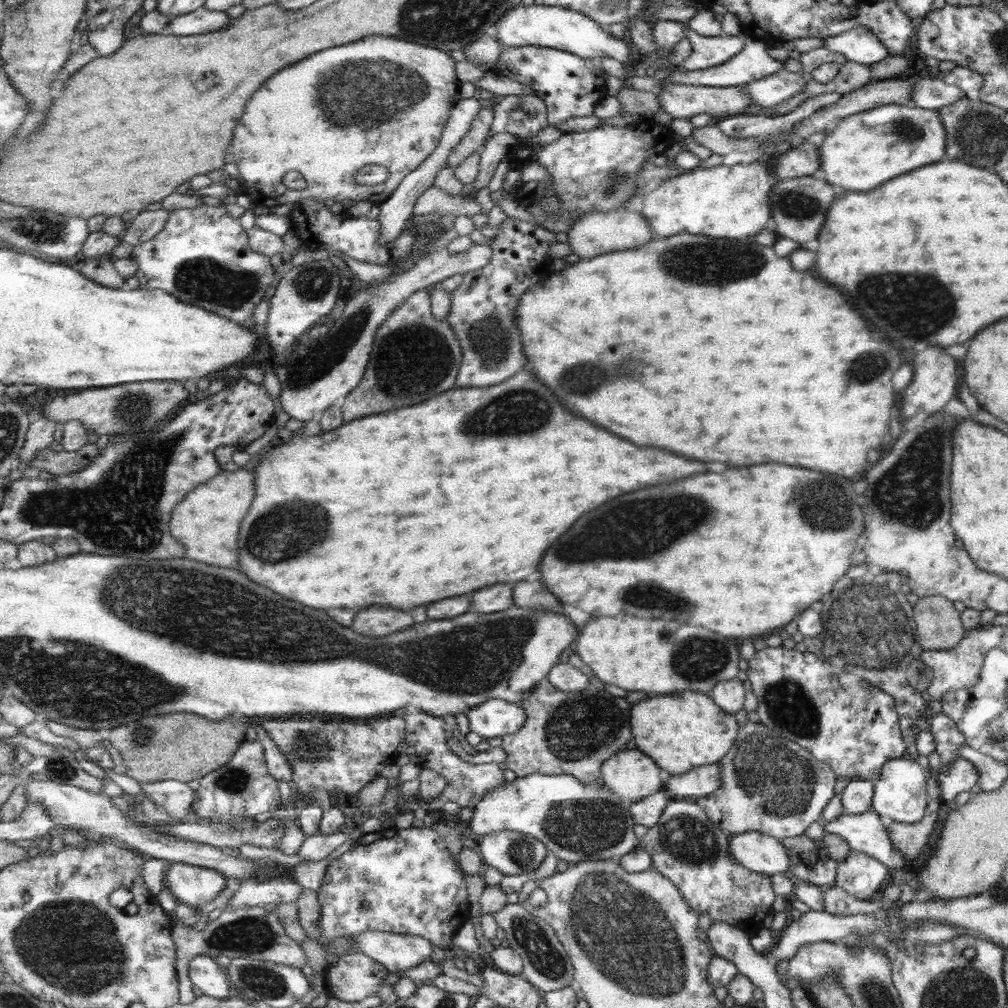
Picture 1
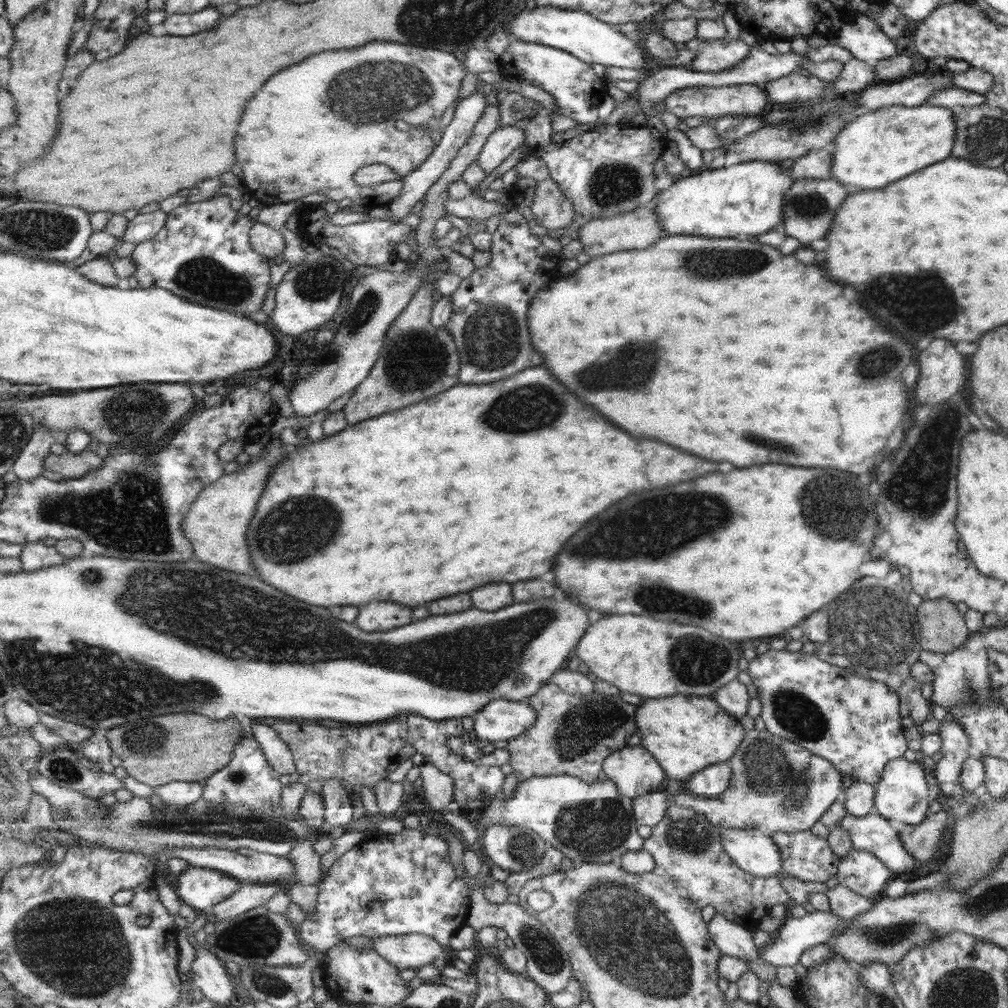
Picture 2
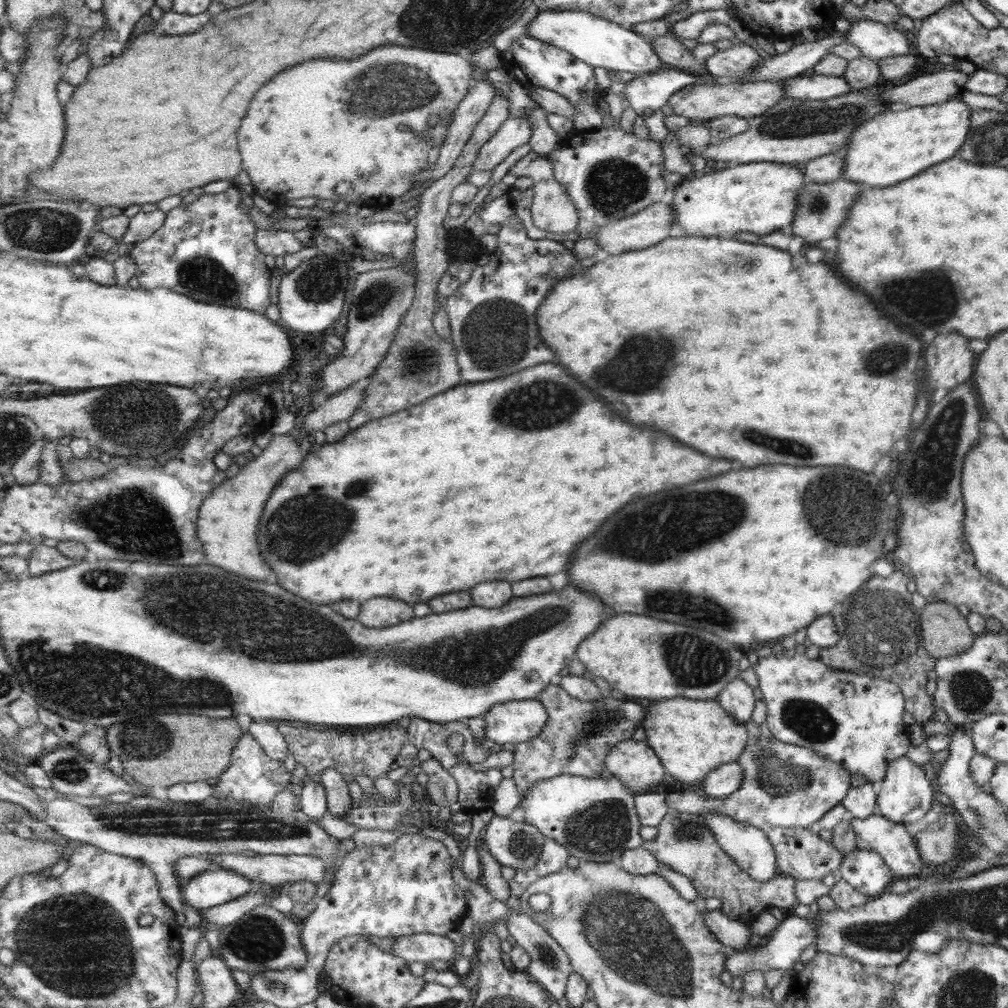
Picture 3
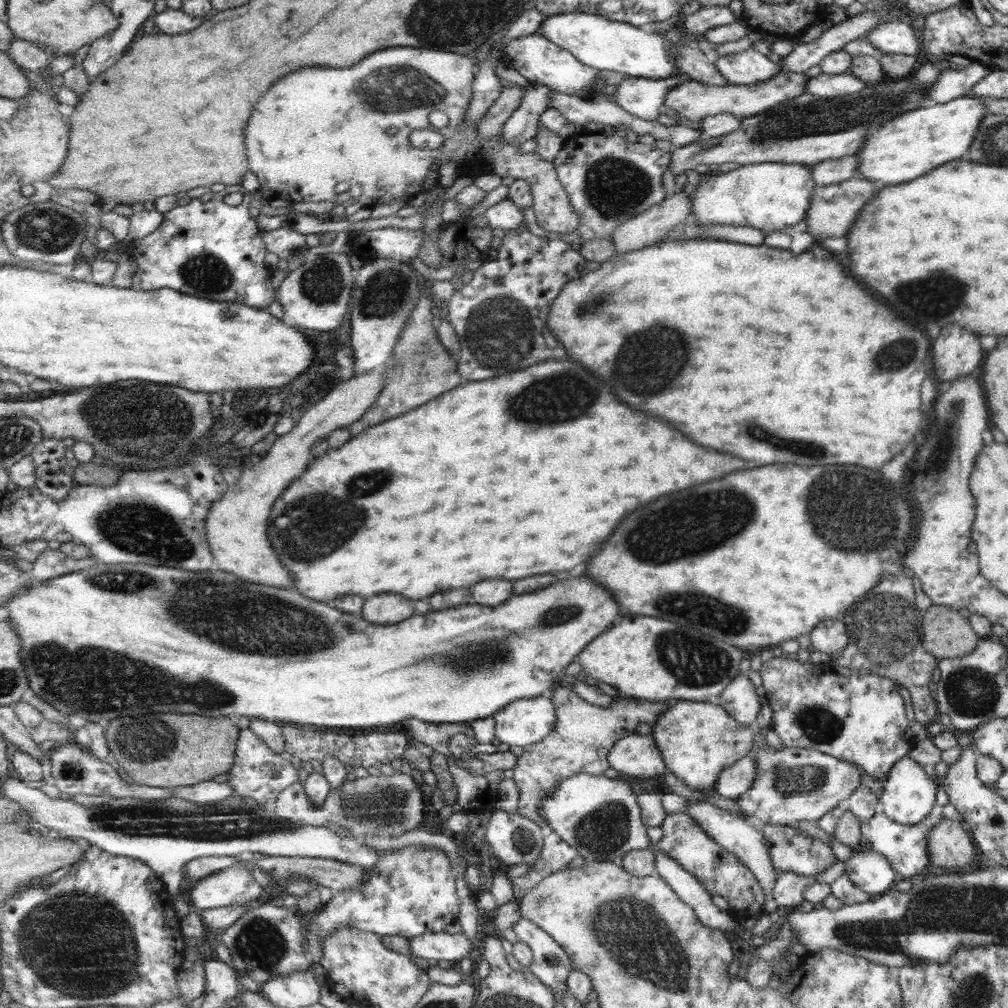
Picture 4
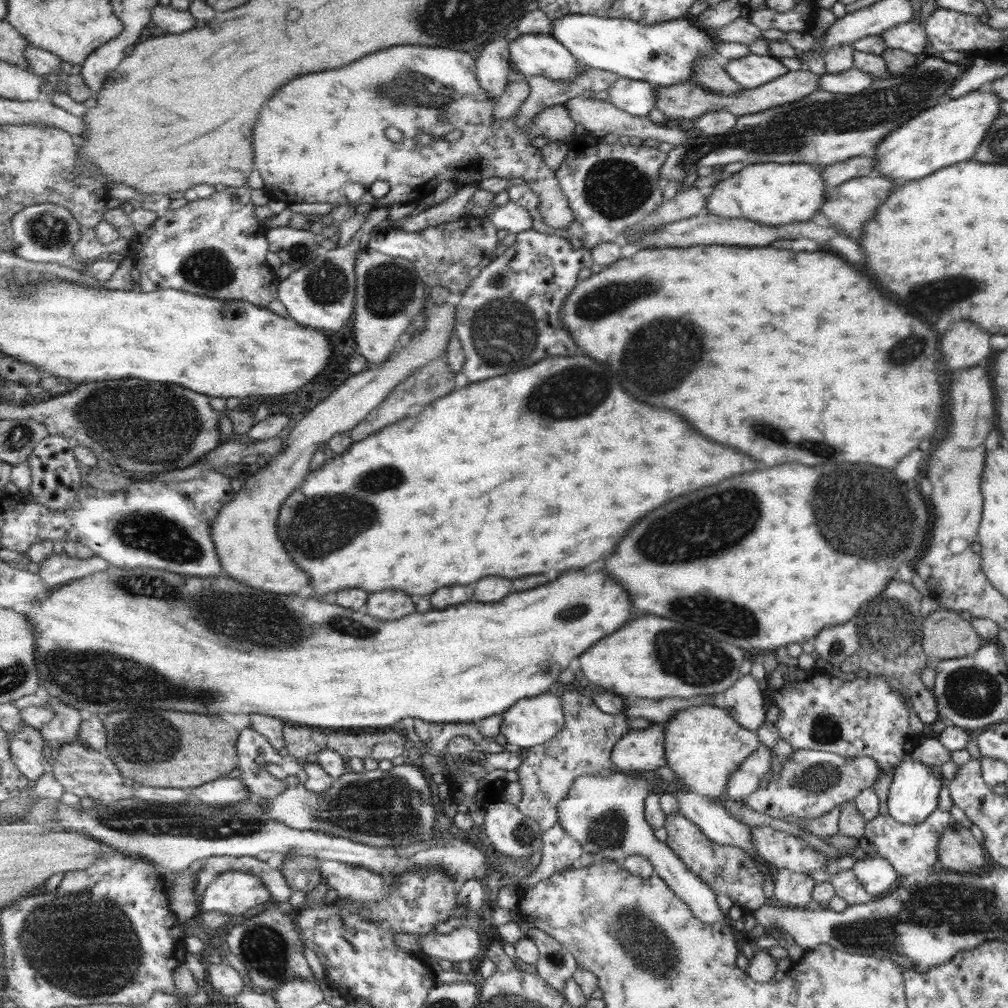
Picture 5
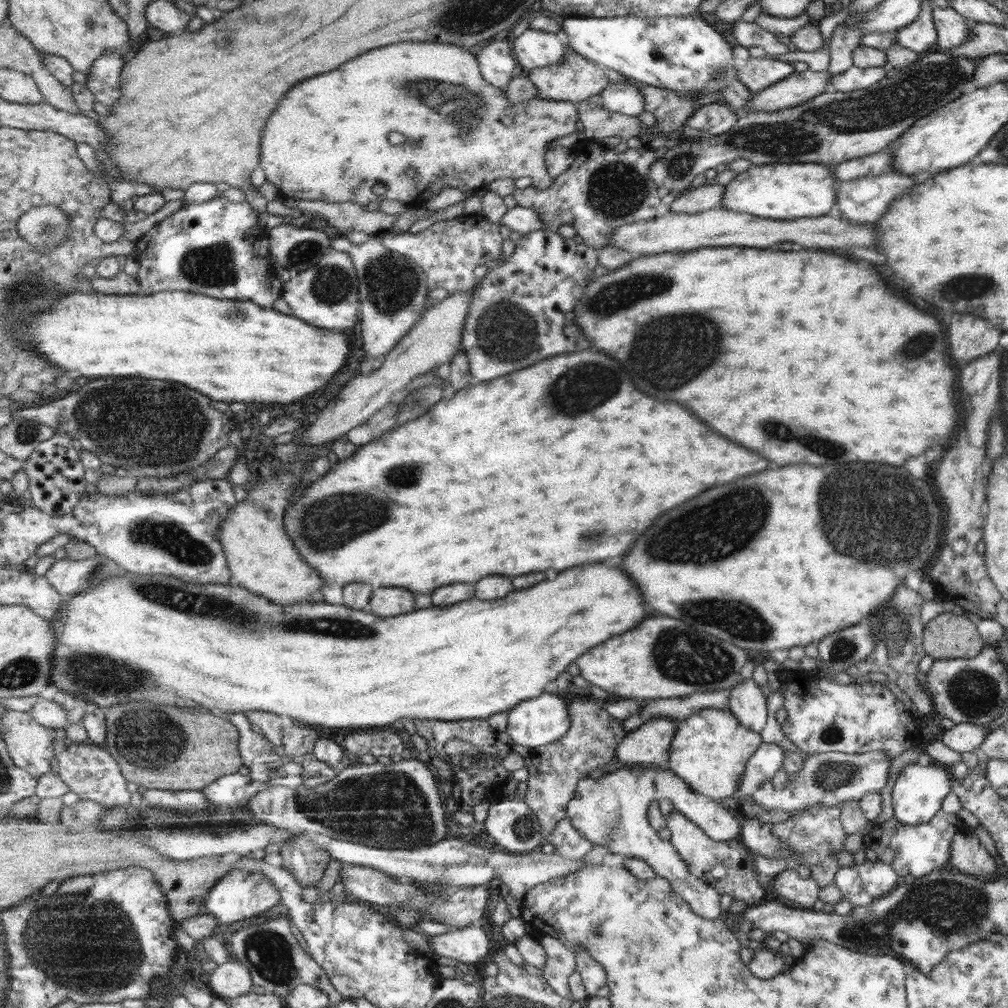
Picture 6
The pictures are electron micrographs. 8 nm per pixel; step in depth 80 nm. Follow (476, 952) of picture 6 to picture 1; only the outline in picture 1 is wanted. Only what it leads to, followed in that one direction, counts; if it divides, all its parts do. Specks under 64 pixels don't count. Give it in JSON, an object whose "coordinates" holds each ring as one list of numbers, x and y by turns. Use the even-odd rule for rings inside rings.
{"coordinates":[[367,931,352,938,354,945,347,952,368,954,373,960,389,968,391,973,409,970,425,961,431,961,431,954,436,950,430,940,413,934]]}

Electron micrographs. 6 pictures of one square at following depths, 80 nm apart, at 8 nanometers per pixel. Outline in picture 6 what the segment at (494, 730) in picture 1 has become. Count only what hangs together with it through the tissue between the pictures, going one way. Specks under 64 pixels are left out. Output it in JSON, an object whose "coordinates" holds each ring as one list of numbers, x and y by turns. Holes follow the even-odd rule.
{"coordinates":[[545,692,541,697,521,702,508,712,507,734,513,744,527,748,536,748,552,744,556,740,564,738,571,730,572,716,569,713,569,705,558,694]]}

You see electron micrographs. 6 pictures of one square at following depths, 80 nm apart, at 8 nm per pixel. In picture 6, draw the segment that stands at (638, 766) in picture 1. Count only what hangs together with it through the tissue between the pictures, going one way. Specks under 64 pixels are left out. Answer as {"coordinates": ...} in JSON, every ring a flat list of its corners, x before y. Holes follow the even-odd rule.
{"coordinates":[[655,717,639,728,628,732,616,750,617,759,625,768,655,764,661,766,670,761,673,737,677,734,679,720]]}

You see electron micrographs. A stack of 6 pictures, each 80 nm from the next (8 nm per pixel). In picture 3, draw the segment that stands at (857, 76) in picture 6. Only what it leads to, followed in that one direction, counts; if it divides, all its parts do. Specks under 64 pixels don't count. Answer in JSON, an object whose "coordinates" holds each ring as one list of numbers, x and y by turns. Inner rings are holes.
{"coordinates":[[797,75,784,79,784,98,797,100,827,100,848,93,850,88,841,76]]}

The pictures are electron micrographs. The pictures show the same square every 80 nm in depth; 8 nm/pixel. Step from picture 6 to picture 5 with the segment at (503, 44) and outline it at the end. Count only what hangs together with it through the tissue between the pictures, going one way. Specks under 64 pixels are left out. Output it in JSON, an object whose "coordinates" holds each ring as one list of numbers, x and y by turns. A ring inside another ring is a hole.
{"coordinates":[[501,37,486,44,477,58,477,76,490,98,498,99,508,89,511,74,511,40]]}

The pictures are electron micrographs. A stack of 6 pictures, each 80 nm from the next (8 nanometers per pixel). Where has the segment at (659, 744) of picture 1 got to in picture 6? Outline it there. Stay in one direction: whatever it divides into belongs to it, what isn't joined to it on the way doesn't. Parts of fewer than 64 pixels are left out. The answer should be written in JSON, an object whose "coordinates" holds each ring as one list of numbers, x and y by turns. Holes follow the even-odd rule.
{"coordinates":[[705,708,686,720,679,721,677,734,673,737,669,769,685,779,692,789,721,802,737,792,736,786,744,773,748,760,761,745,755,731,749,732,727,710]]}

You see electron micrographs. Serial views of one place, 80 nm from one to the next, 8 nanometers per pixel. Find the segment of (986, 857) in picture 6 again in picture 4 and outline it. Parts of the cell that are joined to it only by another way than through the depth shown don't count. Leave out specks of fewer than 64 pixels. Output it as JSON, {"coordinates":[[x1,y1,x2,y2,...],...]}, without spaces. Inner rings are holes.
{"coordinates":[[944,818,926,836,926,853,932,866,965,868,974,866,975,842,958,822]]}

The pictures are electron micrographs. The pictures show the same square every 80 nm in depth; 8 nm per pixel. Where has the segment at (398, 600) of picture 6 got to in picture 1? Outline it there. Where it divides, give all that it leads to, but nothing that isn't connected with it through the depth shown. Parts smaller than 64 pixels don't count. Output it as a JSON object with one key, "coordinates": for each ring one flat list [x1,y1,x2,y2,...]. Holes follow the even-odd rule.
{"coordinates":[[371,606,369,610,363,610,355,616,352,629,365,636,381,638,395,632,403,632,413,624,413,616,403,610]]}

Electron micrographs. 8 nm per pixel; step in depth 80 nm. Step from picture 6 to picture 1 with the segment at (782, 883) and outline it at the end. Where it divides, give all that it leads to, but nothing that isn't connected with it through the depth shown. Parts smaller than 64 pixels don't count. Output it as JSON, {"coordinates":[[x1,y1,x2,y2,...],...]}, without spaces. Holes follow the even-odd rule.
{"coordinates":[[671,799,660,822,649,830,647,836,640,837,640,847,652,856,653,868,670,878,699,914,708,913,713,923,726,922,746,932,749,937,762,928,761,920,770,912,771,902,775,900,771,877,747,870,732,857,728,849,728,834,709,819,697,802]]}

